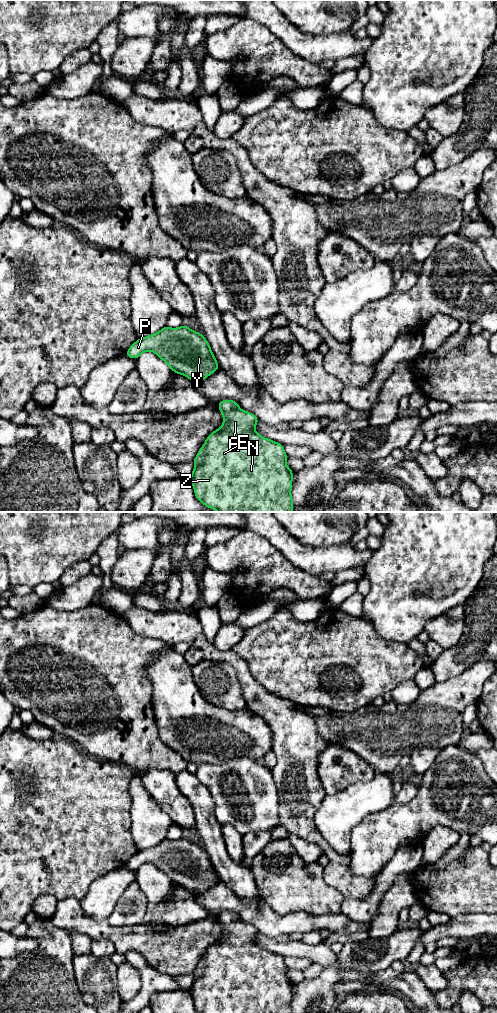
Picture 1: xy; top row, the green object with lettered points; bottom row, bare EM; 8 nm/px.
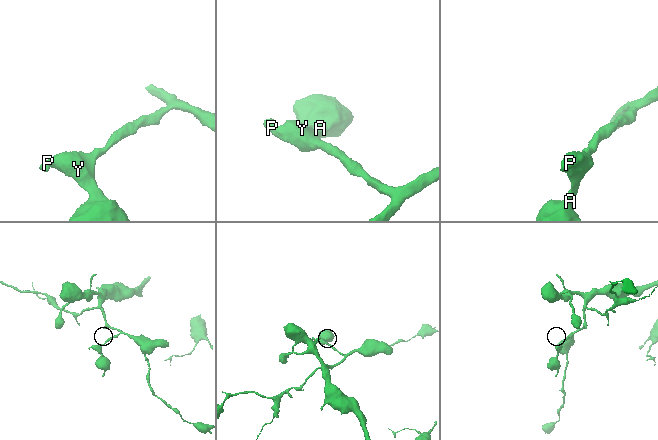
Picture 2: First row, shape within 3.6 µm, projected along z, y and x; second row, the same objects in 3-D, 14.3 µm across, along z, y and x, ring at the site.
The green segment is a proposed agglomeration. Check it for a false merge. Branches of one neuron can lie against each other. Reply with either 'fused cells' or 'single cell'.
single cell

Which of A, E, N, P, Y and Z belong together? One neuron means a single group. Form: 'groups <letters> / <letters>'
groups A E N P Y Z

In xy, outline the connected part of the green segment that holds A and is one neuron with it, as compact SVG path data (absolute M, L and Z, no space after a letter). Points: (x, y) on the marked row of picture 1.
M222 400L218 409L223 415L222 426L208 435L195 459L189 478L196 498L217 512L292 512L291 496L293 471L287 466L284 445L264 438L254 429L259 422L251 412L241 410L234 400Z

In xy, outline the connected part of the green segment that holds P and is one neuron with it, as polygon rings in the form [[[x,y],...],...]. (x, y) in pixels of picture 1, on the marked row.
[[[186,325],[178,328],[165,326],[155,334],[139,338],[125,354],[137,359],[146,351],[154,352],[173,372],[193,382],[203,381],[219,367],[203,334]]]

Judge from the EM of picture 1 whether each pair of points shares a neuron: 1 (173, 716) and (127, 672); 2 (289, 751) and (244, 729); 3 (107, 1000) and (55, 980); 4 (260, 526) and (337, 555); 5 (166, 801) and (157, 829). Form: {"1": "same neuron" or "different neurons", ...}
{"1": "different neurons", "2": "different neurons", "3": "different neurons", "4": "same neuron", "5": "different neurons"}

